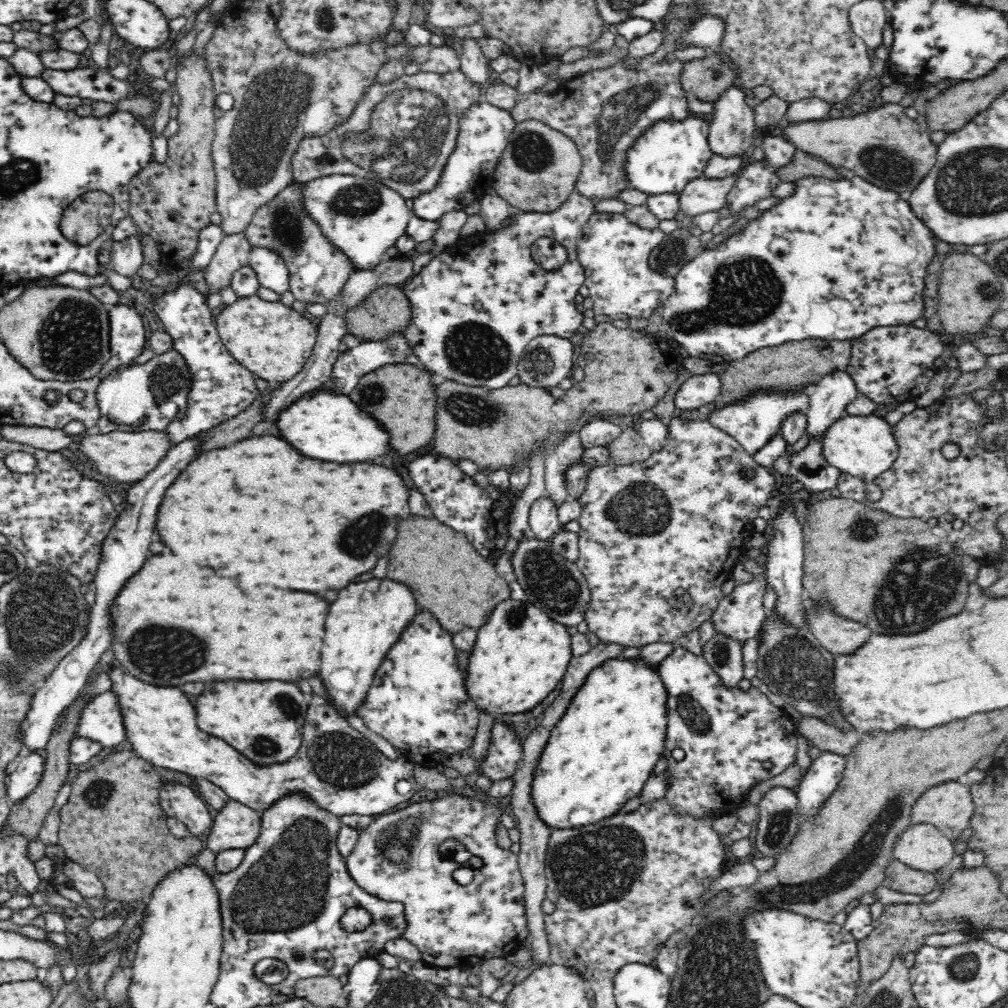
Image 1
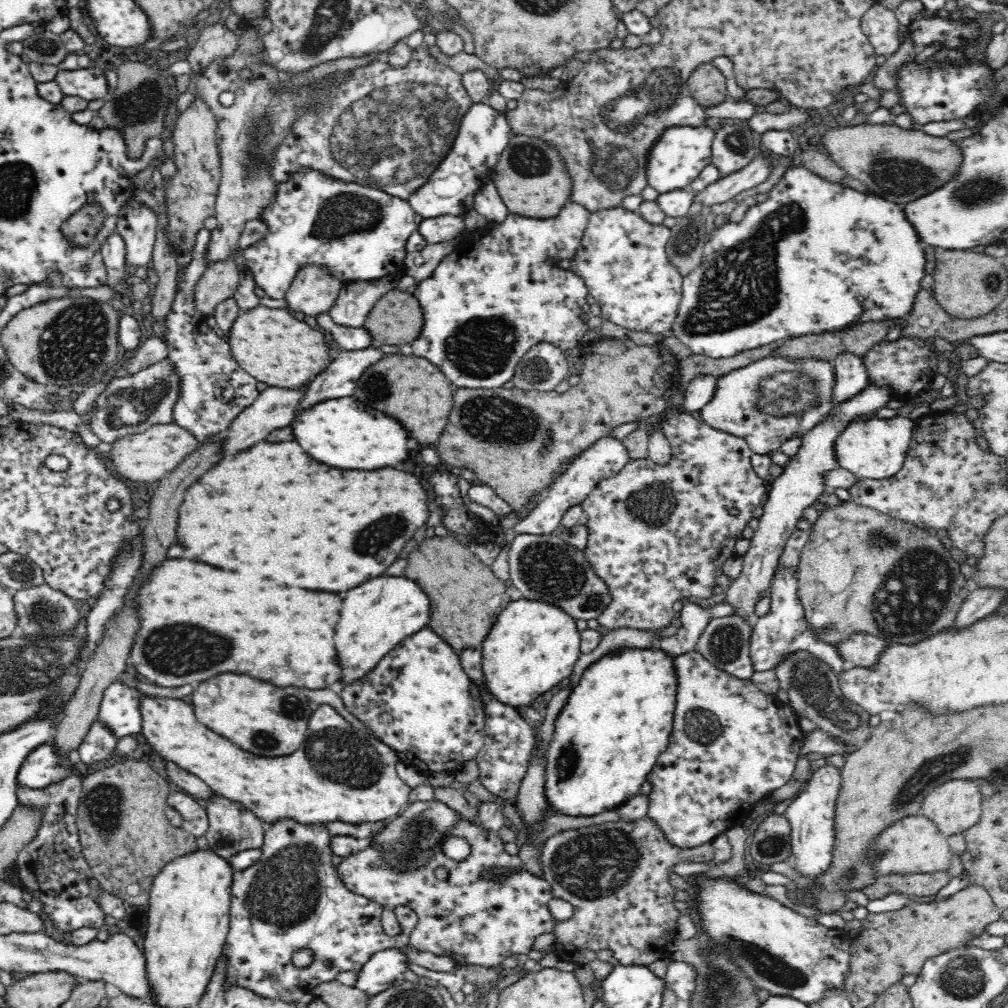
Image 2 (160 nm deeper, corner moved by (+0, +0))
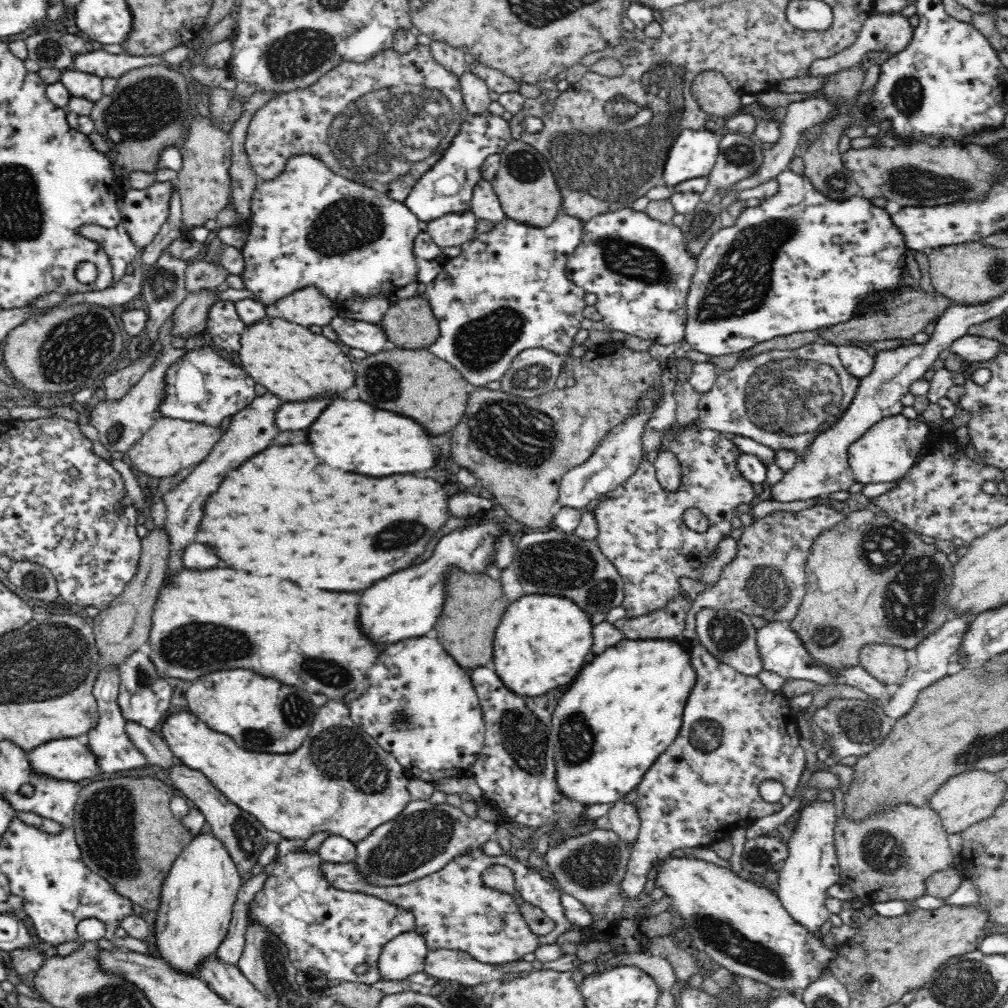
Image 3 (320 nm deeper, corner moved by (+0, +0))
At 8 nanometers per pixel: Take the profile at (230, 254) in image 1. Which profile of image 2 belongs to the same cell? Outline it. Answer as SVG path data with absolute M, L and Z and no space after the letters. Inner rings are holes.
M233 254L227 261L210 265L194 286L194 309L204 318L212 316L222 301L233 298L239 286L241 273L234 263Z

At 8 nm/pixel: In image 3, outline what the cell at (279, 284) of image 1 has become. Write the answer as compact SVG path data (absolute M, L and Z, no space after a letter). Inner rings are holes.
M294 154L294 156L290 156L284 162L284 170L276 178L272 178L272 180L258 179L256 188L254 188L254 192L251 194L250 210L251 218L246 223L248 227L246 242L240 248L242 257L244 257L244 270L242 270L240 278L243 282L244 289L252 292L252 299L266 306L266 308L274 304L277 300L301 288L316 287L316 289L320 289L320 293L324 297L334 303L334 307L338 308L337 314L340 315L342 314L341 309L345 308L346 301L357 301L366 297L379 297L380 295L389 297L396 290L404 288L404 286L408 286L412 282L419 283L419 276L417 274L421 268L421 263L413 251L414 239L421 232L420 226L418 226L420 220L417 216L412 214L412 211L403 202L392 200L384 193L360 184L359 181L348 180L345 176L332 172L323 160L311 154Z

